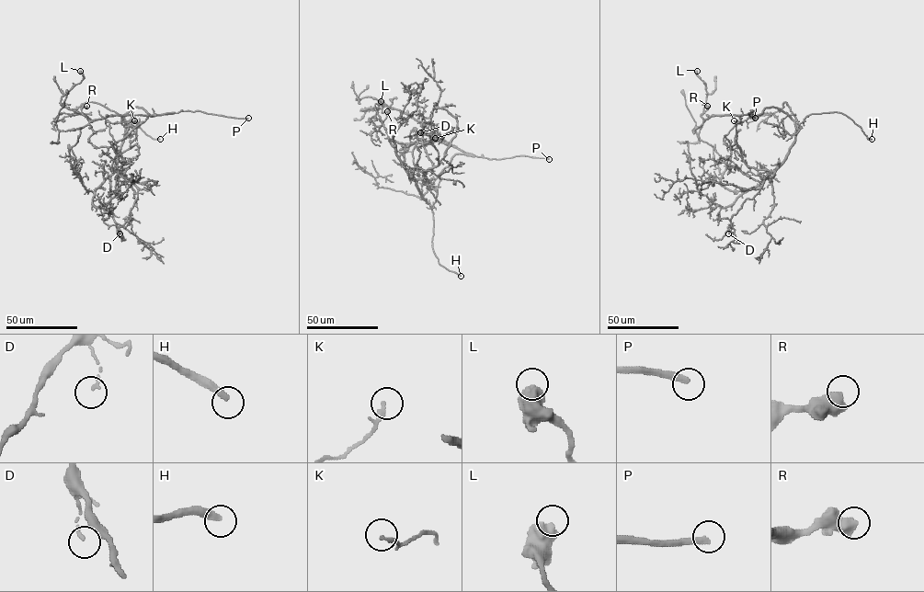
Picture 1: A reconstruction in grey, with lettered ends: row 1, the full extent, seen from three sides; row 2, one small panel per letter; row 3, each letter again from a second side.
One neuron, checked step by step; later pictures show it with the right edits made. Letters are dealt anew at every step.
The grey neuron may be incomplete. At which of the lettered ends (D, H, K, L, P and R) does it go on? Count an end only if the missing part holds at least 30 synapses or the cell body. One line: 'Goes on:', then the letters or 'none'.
Goes on: P

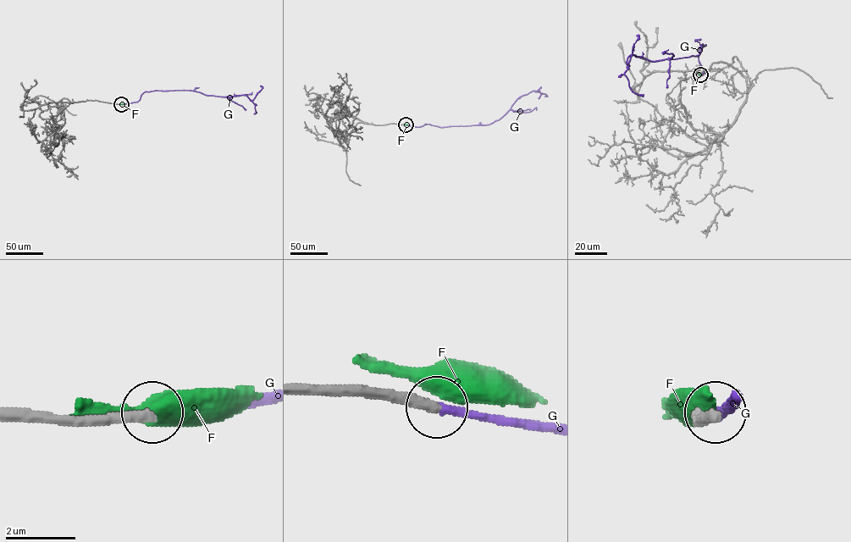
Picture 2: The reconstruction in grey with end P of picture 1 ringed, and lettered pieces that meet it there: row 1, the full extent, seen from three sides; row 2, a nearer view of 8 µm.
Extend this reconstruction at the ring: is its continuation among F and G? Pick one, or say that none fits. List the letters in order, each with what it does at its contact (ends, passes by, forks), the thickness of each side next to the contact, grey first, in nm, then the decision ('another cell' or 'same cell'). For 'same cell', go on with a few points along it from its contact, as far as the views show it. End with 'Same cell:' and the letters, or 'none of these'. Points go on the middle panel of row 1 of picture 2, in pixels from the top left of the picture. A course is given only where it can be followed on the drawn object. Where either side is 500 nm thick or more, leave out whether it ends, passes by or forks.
F: 340/500 nm | another cell
G: it ends | 320/280 nm | same cell | via (406, 124), (420, 127), (428, 124), (445, 127), (488, 124), (500, 118), (522, 96), (533, 91), (544, 96)
Same cell: G

